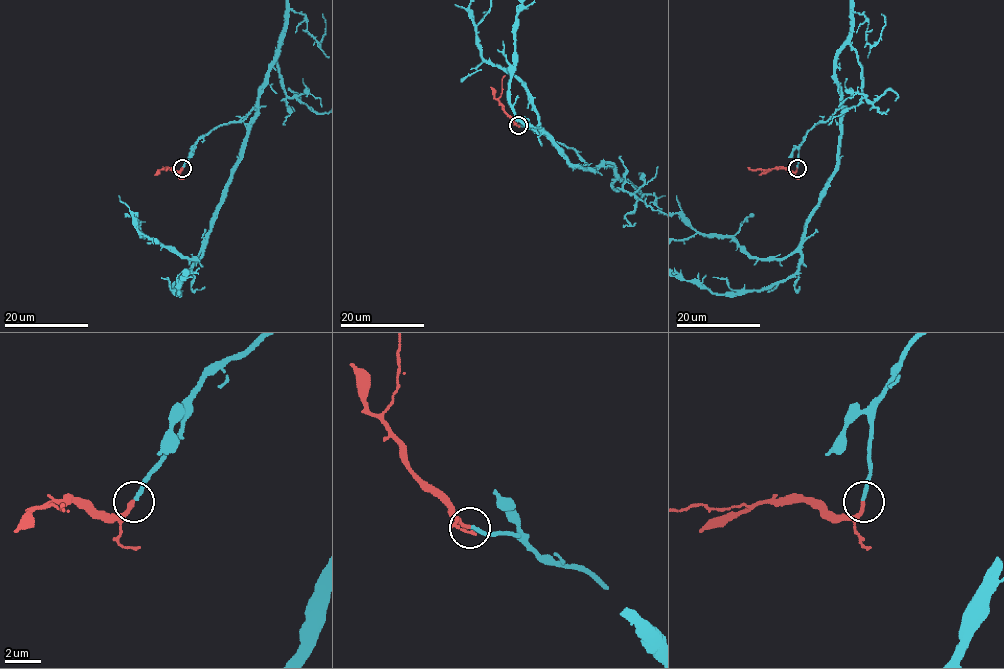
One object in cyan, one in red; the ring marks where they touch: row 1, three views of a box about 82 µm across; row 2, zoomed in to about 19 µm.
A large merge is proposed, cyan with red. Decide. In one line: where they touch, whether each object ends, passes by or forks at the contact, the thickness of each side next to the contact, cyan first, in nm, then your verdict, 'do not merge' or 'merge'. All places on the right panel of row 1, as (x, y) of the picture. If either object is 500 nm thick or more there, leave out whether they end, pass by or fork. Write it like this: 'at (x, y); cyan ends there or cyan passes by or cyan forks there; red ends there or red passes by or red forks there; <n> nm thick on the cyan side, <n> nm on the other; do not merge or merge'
at (797, 168); cyan ends there; red ends there; 200 nm thick on the cyan side, 240 nm on the other; merge

